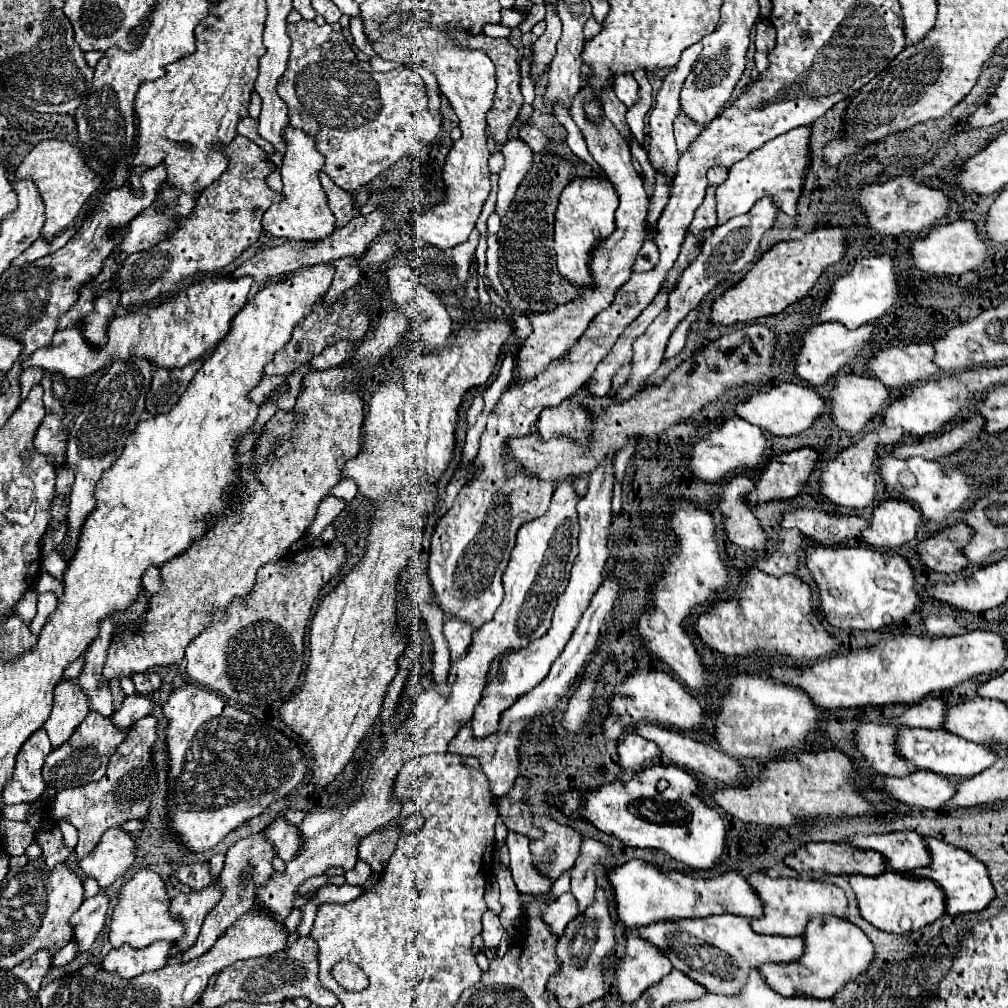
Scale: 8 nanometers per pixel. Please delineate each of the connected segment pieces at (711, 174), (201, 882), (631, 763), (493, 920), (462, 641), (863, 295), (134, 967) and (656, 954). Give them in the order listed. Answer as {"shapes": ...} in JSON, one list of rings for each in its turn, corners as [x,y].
{"shapes":[[[[713,166],[713,168],[707,172],[709,184],[721,184],[721,182],[725,182],[725,178],[727,178],[727,168],[725,168],[725,166]]],[[[181,864],[177,866],[177,878],[187,884],[191,890],[199,892],[211,884],[211,874],[209,874],[209,864]]],[[[627,734],[617,742],[617,754],[621,768],[637,770],[643,766],[643,762],[659,756],[659,750],[653,746],[653,742],[645,742],[645,738],[639,734]]],[[[487,910],[487,912],[483,914],[483,932],[481,932],[481,936],[483,936],[481,952],[499,948],[501,938],[503,938],[503,928],[501,928],[501,922],[499,922],[497,914],[493,914],[491,910]]],[[[451,618],[443,626],[443,634],[445,634],[447,642],[449,642],[451,658],[459,658],[469,646],[469,640],[471,640],[471,634],[473,634],[473,626],[469,622],[459,620],[459,618]]],[[[875,256],[859,260],[851,272],[835,278],[825,302],[819,308],[817,324],[841,322],[849,330],[855,330],[871,320],[877,320],[893,306],[897,300],[897,278],[895,278],[895,260],[891,256]]],[[[153,942],[153,946],[145,948],[121,946],[121,950],[111,950],[103,958],[101,968],[107,972],[117,972],[121,978],[129,980],[139,974],[163,968],[169,960],[171,946],[173,944],[169,942]]],[[[633,932],[625,936],[625,956],[615,966],[615,988],[619,998],[629,1006],[643,990],[657,984],[665,974],[671,972],[669,960],[661,950],[653,950],[647,942],[641,942]]]]}

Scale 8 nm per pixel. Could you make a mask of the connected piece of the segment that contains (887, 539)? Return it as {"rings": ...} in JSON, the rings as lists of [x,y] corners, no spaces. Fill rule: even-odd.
{"rings":[[[883,500],[873,510],[871,524],[861,532],[863,540],[869,542],[875,548],[897,548],[905,542],[911,542],[915,538],[917,526],[921,526],[921,512],[915,510],[905,500]]]}

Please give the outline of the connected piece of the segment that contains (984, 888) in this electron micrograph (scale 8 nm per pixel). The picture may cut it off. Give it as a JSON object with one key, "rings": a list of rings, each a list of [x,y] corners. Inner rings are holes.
{"rings":[[[925,838],[925,844],[931,854],[931,862],[927,866],[907,872],[907,876],[933,880],[945,894],[945,914],[959,916],[959,914],[967,914],[967,912],[981,912],[995,898],[995,890],[991,886],[987,868],[977,858],[973,858],[969,852],[965,852],[961,848],[955,848],[955,846],[935,840],[935,838]]]}

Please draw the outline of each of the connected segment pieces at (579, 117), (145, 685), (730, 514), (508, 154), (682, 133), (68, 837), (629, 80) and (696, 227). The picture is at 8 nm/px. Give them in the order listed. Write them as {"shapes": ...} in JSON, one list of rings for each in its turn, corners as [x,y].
{"shapes":[[[[585,82],[581,86],[581,90],[577,92],[577,96],[571,102],[571,118],[575,120],[575,124],[579,126],[587,148],[593,156],[593,160],[603,168],[603,172],[607,174],[607,178],[613,182],[617,194],[619,194],[619,208],[615,212],[615,222],[617,228],[615,232],[607,238],[607,242],[603,242],[601,250],[595,250],[593,254],[593,262],[591,262],[591,278],[593,284],[591,286],[583,286],[579,288],[579,296],[575,296],[571,302],[557,306],[551,312],[543,312],[543,314],[529,314],[529,320],[533,324],[533,332],[531,336],[523,342],[521,350],[517,352],[517,370],[519,370],[519,378],[521,380],[529,380],[533,378],[533,374],[539,374],[541,370],[545,370],[545,366],[549,366],[549,362],[553,362],[553,358],[561,358],[561,354],[565,354],[565,350],[569,350],[569,346],[573,346],[573,342],[577,342],[577,338],[581,338],[581,334],[587,330],[589,322],[607,306],[611,306],[611,302],[615,300],[615,292],[619,286],[623,286],[629,276],[631,276],[631,268],[635,262],[635,256],[641,248],[641,244],[647,238],[647,230],[645,230],[645,210],[649,204],[649,196],[643,188],[643,180],[641,176],[635,172],[633,164],[631,164],[631,152],[627,142],[623,140],[623,136],[619,134],[619,130],[611,124],[611,120],[603,114],[599,124],[593,124],[587,114],[585,114],[585,102],[593,100],[593,88],[589,82]]],[[[143,672],[143,674],[133,674],[133,684],[135,684],[135,690],[139,694],[153,694],[161,688],[161,678],[159,674],[149,674],[149,672]]],[[[735,476],[721,492],[717,506],[723,516],[723,530],[729,542],[747,550],[761,550],[767,546],[767,534],[759,526],[753,510],[741,498],[743,492],[753,488],[753,480],[747,476]]],[[[511,138],[503,146],[505,168],[499,172],[499,194],[497,194],[497,214],[505,216],[509,204],[517,192],[519,182],[527,176],[533,162],[533,152],[521,142],[521,138]]],[[[679,112],[673,120],[673,128],[675,128],[675,140],[677,140],[677,148],[679,154],[681,150],[685,150],[685,146],[689,146],[689,142],[693,142],[693,138],[697,138],[697,134],[701,132],[701,126],[695,124],[687,114]]],[[[61,820],[61,822],[58,823],[58,827],[63,834],[64,844],[69,848],[74,849],[78,842],[78,833],[76,828],[64,820]]],[[[613,74],[613,82],[611,82],[613,92],[617,94],[617,98],[625,104],[625,106],[633,106],[637,100],[637,82],[633,80],[633,76],[629,74]]],[[[709,186],[709,188],[707,188],[705,202],[697,208],[695,218],[693,218],[691,226],[689,226],[689,230],[693,230],[693,234],[695,234],[695,236],[699,236],[699,238],[701,238],[701,242],[703,242],[703,230],[707,230],[707,228],[715,228],[715,226],[717,226],[715,190],[717,190],[717,186]]]]}

